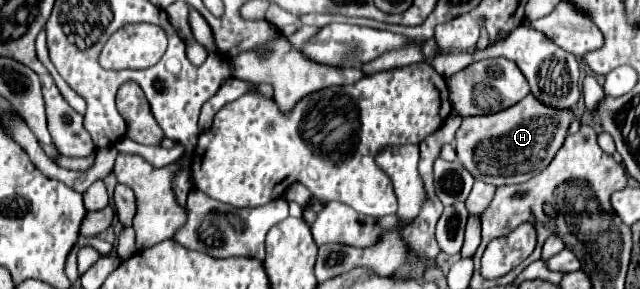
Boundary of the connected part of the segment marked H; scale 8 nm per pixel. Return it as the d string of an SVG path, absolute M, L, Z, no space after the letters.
M532 93L500 113L464 117L454 139L458 161L478 181L492 183L496 187L524 183L540 173L558 153L568 135L572 117L572 109L552 109L542 101L536 101Z

